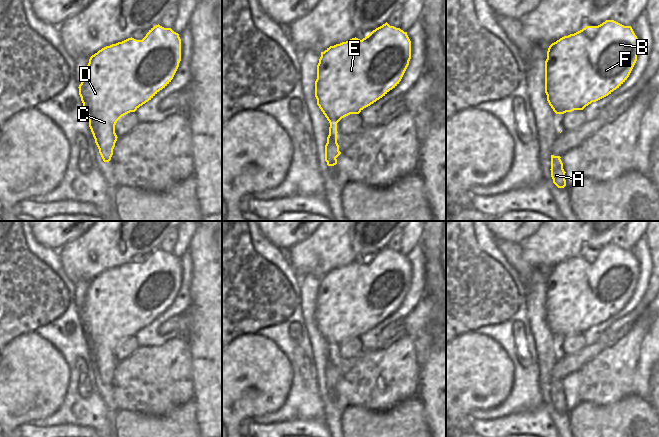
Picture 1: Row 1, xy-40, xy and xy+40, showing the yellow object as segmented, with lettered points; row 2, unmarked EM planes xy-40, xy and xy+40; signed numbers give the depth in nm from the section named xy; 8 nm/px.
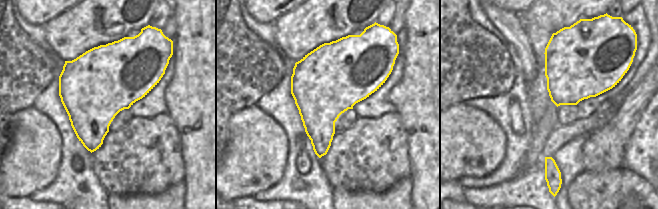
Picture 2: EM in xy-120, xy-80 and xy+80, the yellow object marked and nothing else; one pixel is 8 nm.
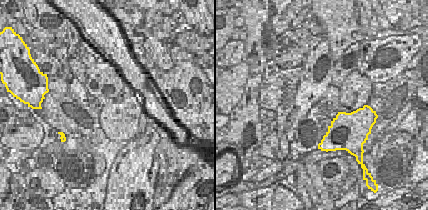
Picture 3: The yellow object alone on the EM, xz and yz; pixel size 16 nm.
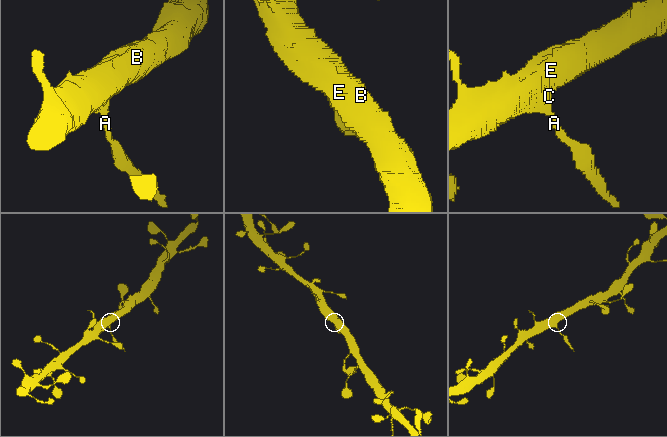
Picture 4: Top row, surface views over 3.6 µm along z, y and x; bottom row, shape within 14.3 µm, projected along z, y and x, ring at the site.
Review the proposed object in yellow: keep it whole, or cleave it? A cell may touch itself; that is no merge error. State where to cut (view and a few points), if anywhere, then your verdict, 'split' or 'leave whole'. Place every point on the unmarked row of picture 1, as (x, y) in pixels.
cut xy (335, 382), (327, 386); split

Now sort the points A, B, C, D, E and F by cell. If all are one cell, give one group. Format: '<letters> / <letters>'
A / B C D E F

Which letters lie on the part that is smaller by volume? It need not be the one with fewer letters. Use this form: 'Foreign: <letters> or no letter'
Foreign: A

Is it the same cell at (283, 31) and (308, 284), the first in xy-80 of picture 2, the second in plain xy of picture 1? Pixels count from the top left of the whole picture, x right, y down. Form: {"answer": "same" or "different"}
{"answer": "different"}

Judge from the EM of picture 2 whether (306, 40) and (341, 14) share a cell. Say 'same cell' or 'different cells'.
same cell

